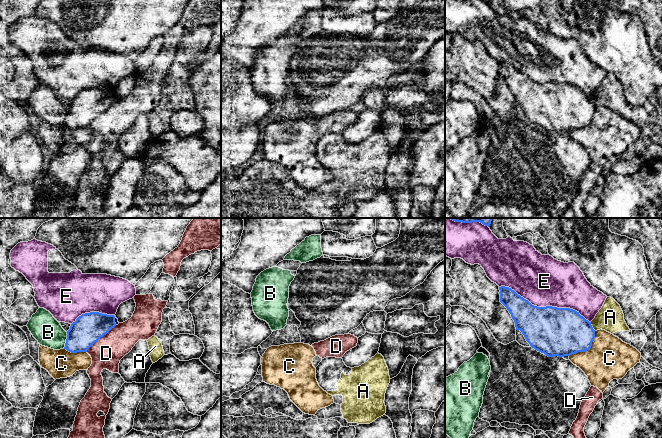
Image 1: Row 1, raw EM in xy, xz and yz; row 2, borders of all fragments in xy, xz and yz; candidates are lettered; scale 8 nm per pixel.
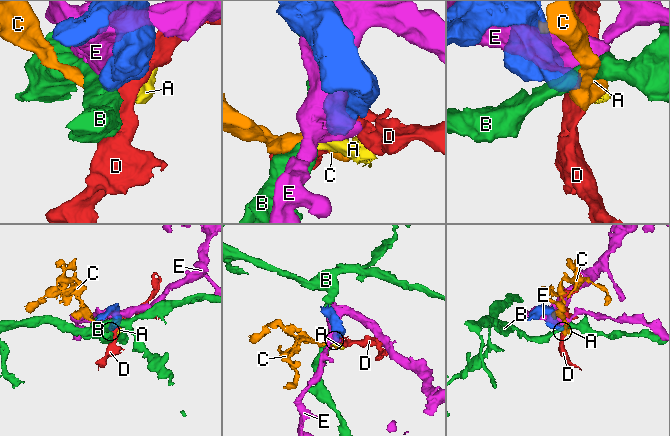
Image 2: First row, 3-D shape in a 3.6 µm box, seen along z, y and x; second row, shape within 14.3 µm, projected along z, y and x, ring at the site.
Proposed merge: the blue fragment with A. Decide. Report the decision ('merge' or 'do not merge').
do not merge

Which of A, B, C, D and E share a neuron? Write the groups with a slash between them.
A / B / C D / E

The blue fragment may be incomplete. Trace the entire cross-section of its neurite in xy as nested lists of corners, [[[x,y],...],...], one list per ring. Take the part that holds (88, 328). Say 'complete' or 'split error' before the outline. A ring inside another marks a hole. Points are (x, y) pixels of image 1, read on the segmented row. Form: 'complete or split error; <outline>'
complete; [[[99,312],[85,313],[79,316],[67,331],[64,349],[71,353],[87,350],[116,326],[115,316]]]

